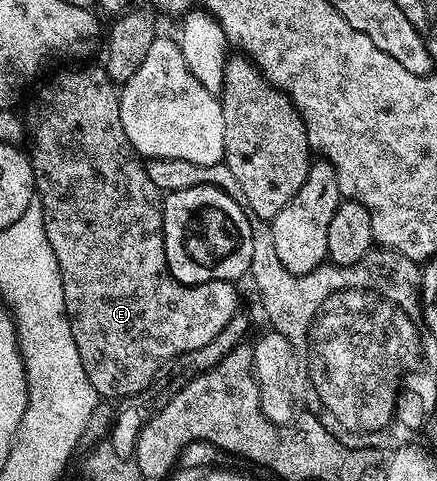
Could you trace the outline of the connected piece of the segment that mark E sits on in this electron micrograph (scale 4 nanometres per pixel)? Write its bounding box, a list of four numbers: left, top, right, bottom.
[26,64,242,400]

